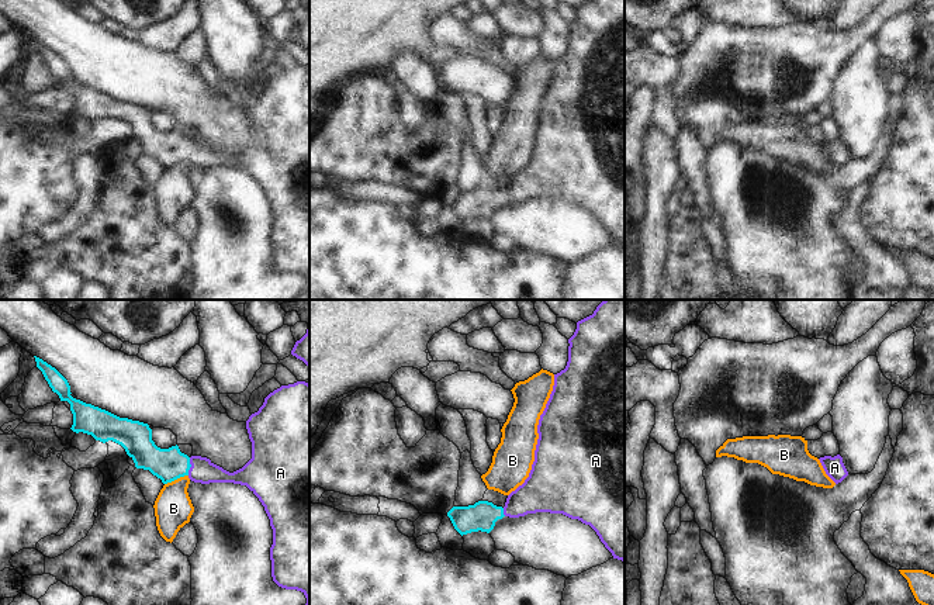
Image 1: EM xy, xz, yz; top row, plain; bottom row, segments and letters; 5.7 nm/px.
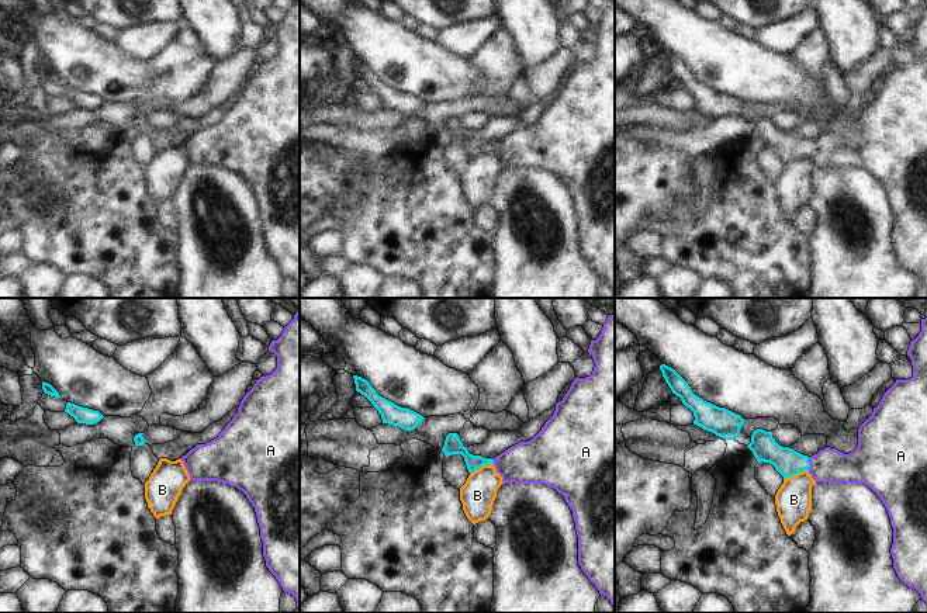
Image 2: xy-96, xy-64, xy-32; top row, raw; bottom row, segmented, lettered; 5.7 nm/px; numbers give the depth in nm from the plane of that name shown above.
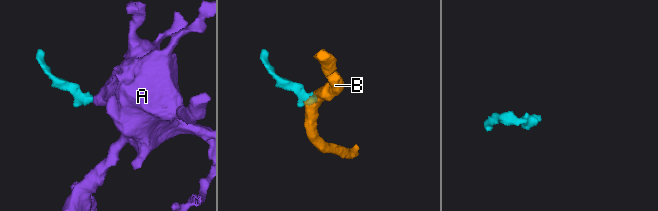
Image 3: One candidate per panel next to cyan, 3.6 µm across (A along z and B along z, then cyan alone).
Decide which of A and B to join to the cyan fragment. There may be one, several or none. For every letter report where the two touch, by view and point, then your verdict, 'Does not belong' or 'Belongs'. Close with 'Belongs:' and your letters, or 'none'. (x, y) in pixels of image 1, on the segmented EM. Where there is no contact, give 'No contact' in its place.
A: Touches cyan at xy (190, 466). Belongs
B: Touches cyan at xy (176, 479). Does not belong
Belongs: A

